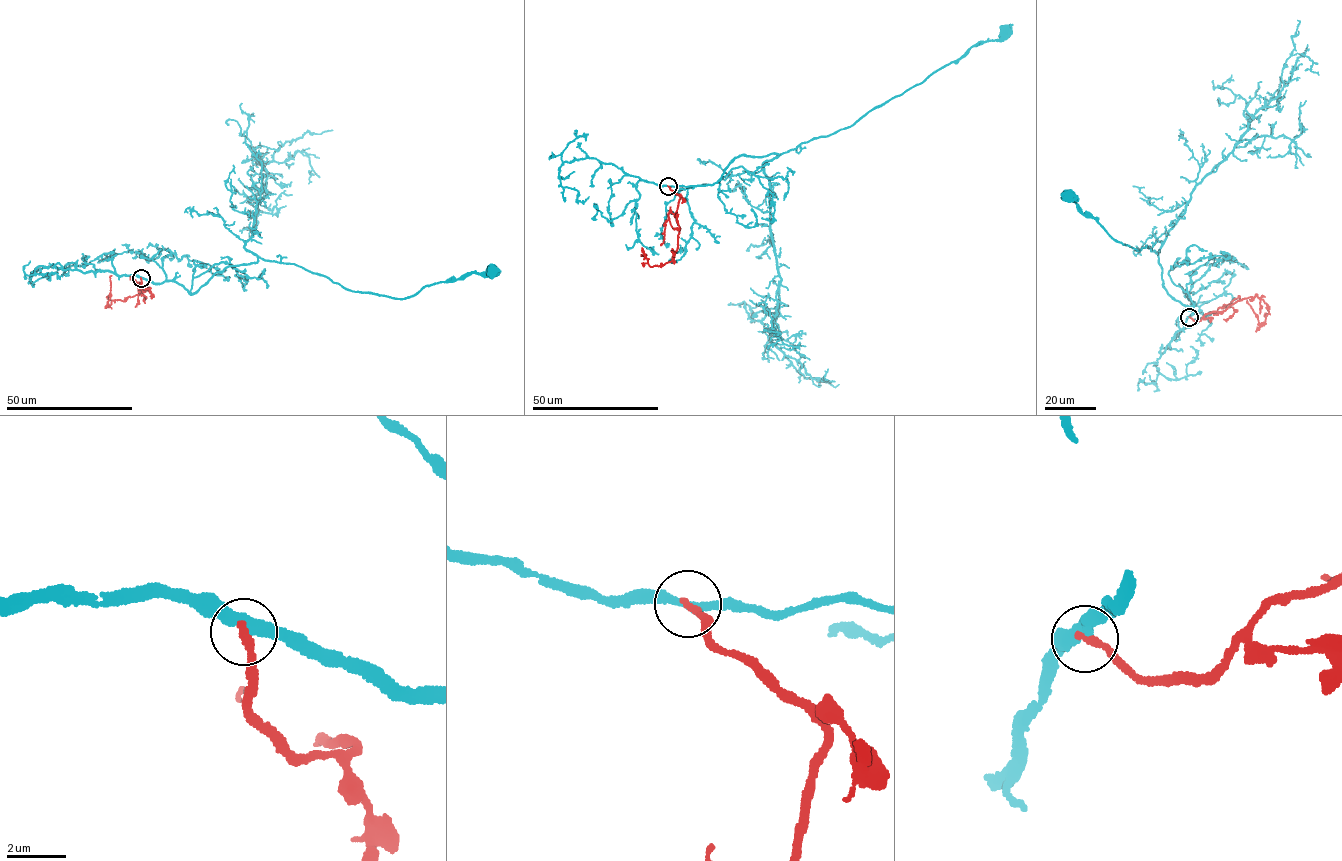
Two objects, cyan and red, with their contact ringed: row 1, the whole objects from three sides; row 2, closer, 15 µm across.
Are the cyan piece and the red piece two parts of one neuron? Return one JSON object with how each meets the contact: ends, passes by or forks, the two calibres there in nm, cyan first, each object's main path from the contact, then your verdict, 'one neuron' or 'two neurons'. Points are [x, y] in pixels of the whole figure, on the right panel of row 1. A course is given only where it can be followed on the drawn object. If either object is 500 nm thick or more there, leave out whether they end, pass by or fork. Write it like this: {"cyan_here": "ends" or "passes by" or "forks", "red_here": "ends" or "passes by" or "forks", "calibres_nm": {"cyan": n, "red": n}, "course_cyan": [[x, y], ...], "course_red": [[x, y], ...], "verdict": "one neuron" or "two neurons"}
{"cyan_here": "passes by", "red_here": "ends", "calibres_nm": {"cyan": 280, "red": 240}, "course_cyan": [[1189, 317], [1195, 305], [1172, 298], [1157, 253], [1116, 240], [1067, 194]], "course_red": [[1189, 317], [1199, 320], [1205, 314], [1223, 312], [1243, 298], [1256, 296], [1269, 309], [1261, 325], [1247, 300]], "verdict": "two neurons"}

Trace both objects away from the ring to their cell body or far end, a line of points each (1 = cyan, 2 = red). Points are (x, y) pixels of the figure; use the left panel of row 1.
1: (141, 278), (177, 281), (192, 293), (216, 272), (261, 258), (296, 264), (353, 291), (399, 299), (493, 270)
2: (141, 278), (141, 284), (150, 288), (144, 291), (148, 290), (140, 290), (108, 305), (111, 275)

